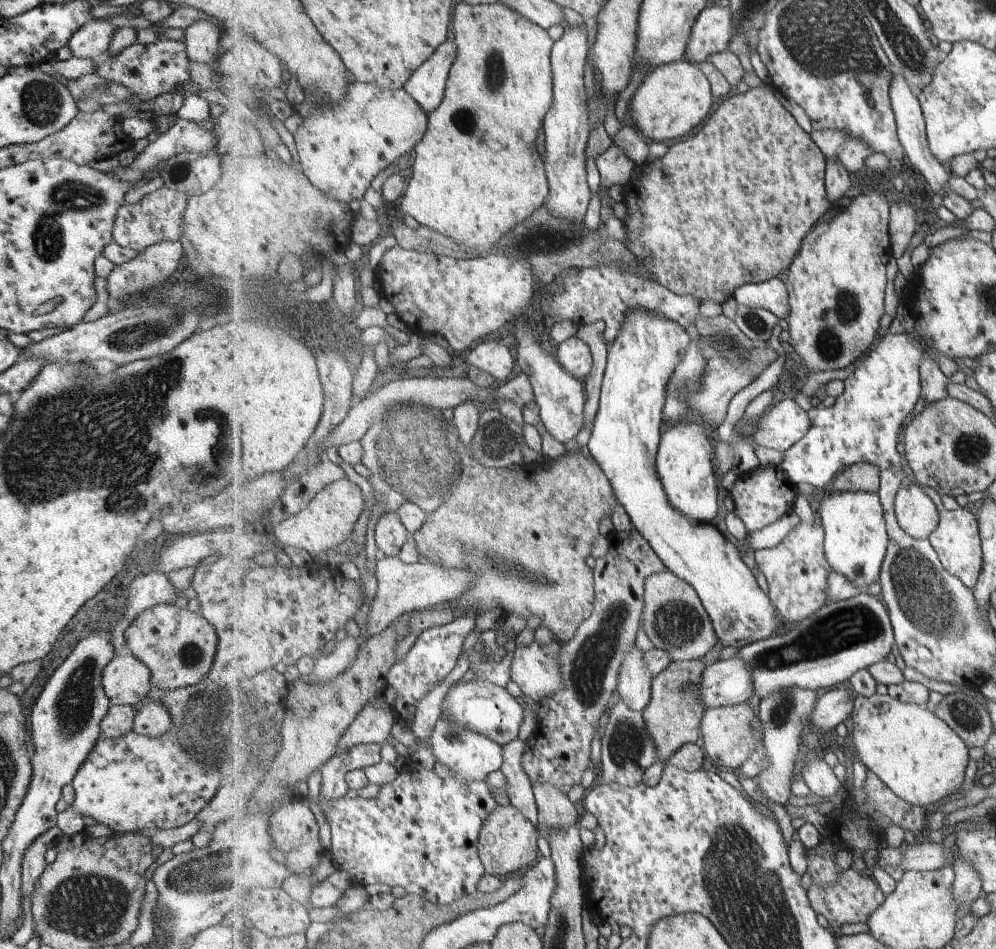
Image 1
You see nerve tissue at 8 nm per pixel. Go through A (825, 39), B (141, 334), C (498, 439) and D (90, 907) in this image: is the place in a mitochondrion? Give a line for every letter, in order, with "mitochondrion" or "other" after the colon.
A: mitochondrion
B: mitochondrion
C: mitochondrion
D: mitochondrion

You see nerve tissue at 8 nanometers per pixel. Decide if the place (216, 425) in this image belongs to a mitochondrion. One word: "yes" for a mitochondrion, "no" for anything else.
yes

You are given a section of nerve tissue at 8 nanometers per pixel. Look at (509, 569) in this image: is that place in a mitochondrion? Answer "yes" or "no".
yes

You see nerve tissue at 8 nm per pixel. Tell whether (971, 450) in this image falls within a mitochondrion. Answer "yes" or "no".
yes

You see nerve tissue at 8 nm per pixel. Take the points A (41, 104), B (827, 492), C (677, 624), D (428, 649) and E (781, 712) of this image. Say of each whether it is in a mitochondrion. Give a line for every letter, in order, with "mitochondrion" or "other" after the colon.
A: mitochondrion
B: other
C: mitochondrion
D: other
E: mitochondrion

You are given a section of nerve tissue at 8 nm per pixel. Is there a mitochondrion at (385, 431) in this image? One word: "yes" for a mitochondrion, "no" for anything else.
yes

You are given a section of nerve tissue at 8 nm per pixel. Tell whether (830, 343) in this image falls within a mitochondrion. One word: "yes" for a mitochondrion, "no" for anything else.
yes

